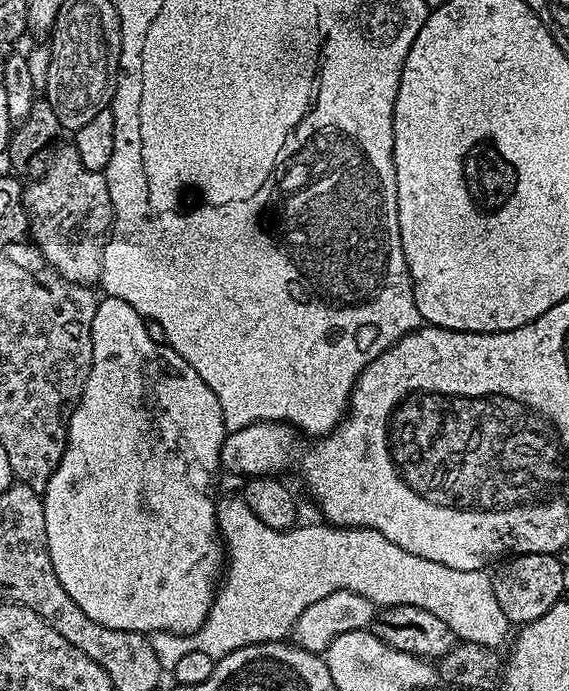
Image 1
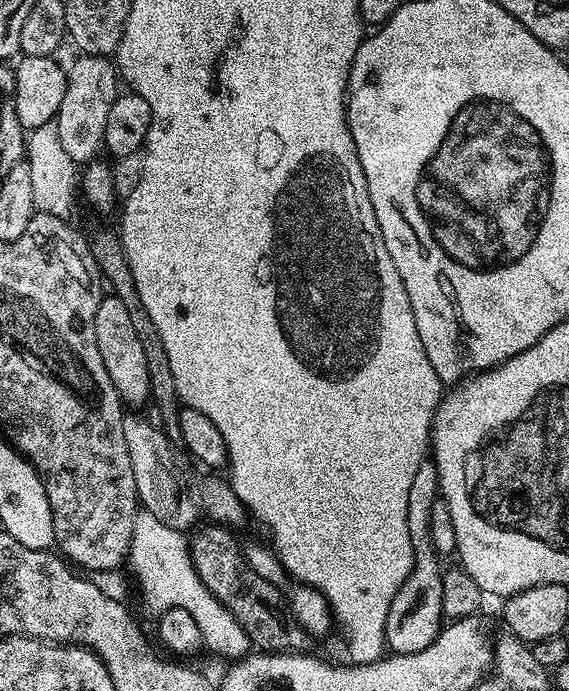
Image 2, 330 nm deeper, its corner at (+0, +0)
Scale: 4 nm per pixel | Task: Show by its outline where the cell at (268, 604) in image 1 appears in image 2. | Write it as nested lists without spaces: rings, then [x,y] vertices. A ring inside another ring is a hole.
[[[143,510],[137,511],[128,560],[130,568],[132,564],[133,574],[136,575],[140,596],[153,614],[171,608],[187,610],[194,617],[198,630],[202,630],[204,648],[207,651],[217,652],[220,656],[232,656],[228,658],[239,658],[249,651],[250,643],[242,626],[238,624],[230,610],[203,585],[195,572],[189,539],[181,529],[166,526],[166,522],[158,522],[154,514]]]

